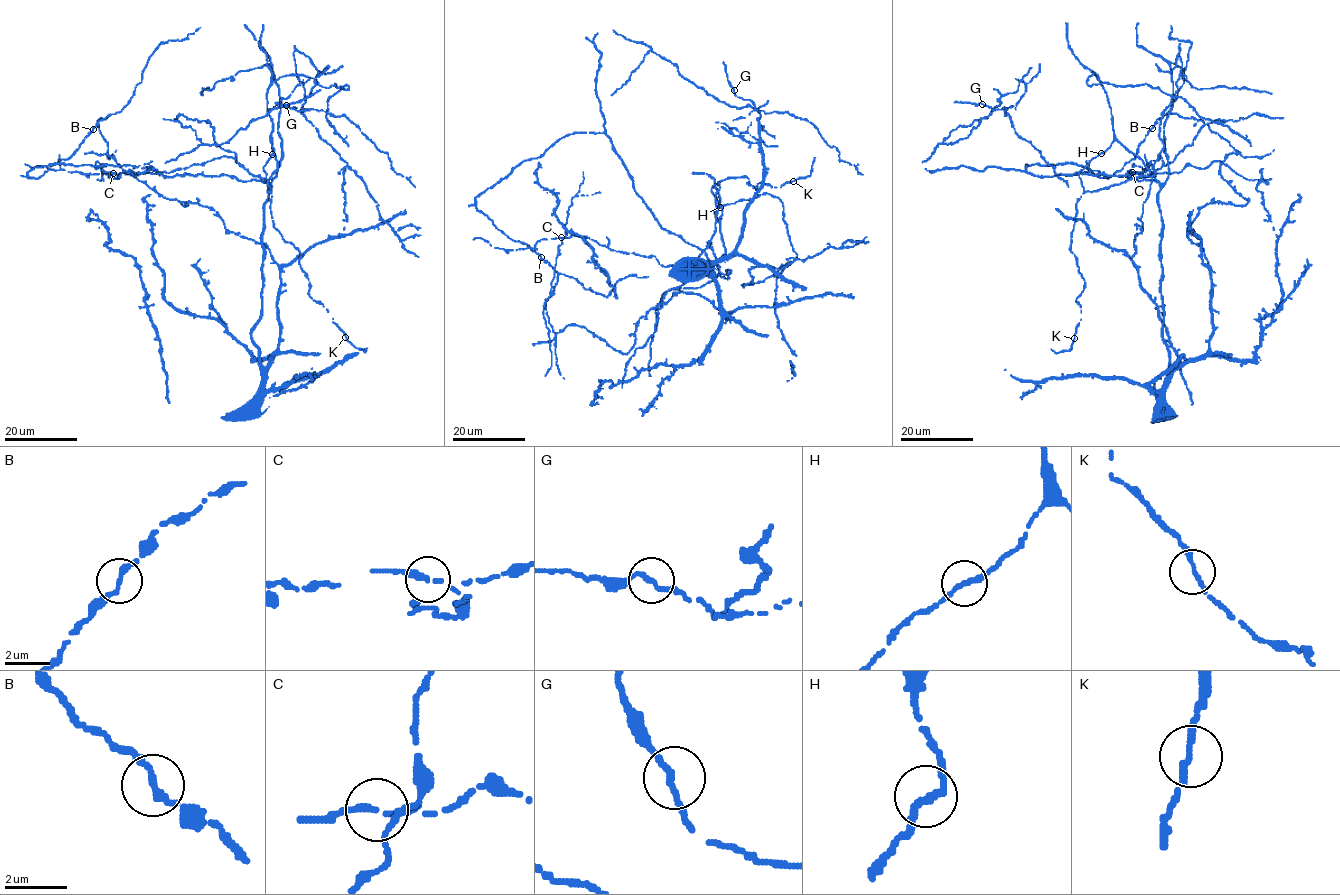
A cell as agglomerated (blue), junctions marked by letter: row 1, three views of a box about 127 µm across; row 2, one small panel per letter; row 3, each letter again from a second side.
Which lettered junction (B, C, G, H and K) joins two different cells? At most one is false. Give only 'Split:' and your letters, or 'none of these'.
Split: C

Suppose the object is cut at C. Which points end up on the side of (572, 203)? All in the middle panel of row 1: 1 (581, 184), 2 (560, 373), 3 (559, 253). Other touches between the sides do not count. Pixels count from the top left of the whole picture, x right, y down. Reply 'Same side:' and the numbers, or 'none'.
Same side: 1, 3

